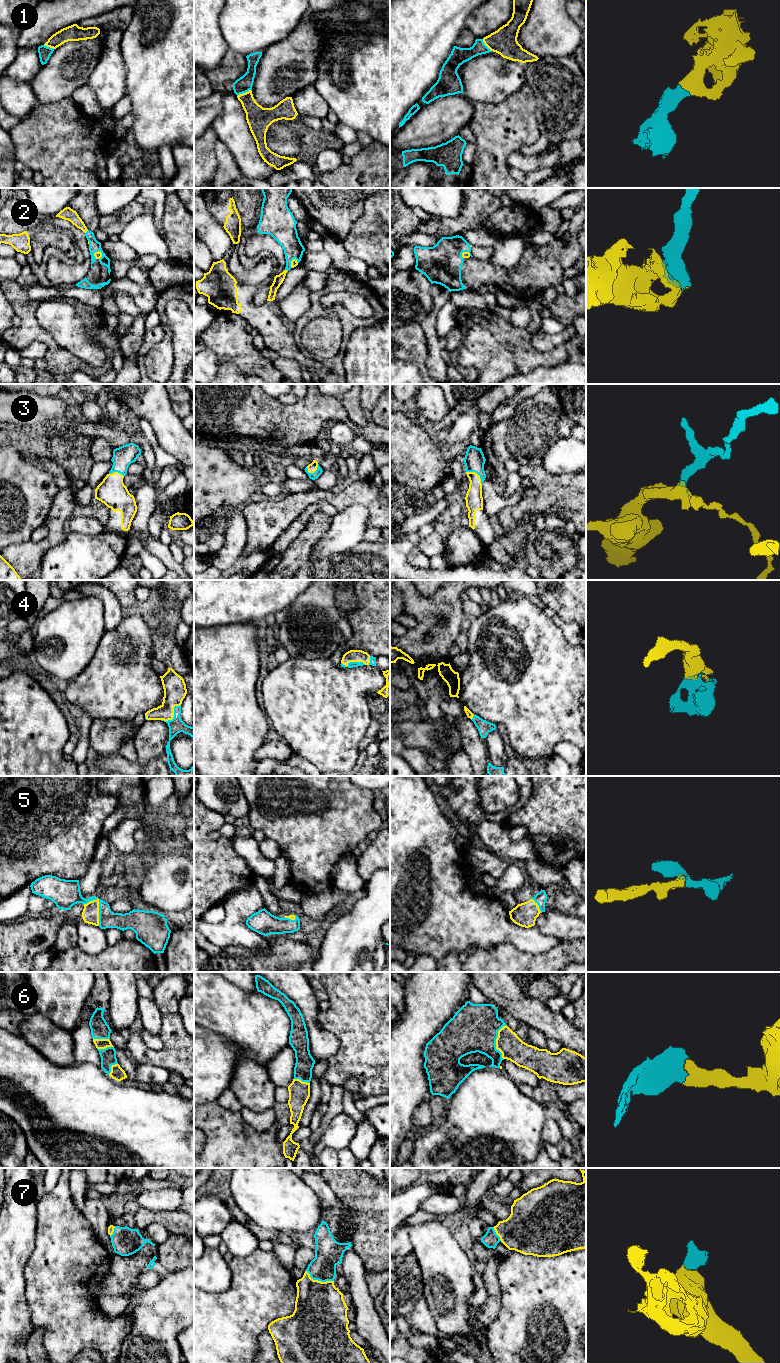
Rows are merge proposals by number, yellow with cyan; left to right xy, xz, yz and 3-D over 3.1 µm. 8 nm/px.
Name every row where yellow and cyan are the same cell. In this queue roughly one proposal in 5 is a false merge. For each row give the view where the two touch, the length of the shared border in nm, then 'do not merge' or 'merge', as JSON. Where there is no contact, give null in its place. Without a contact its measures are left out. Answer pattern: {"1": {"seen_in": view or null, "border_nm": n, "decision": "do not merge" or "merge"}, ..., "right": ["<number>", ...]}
{"1": {"seen_in": "xz", "border_nm": 130, "decision": "merge"}, "2": {"seen_in": "xy", "border_nm": 80, "decision": "merge"}, "3": {"seen_in": "yz", "border_nm": 170, "decision": "merge"}, "4": {"seen_in": "xy", "border_nm": 200, "decision": "merge"}, "5": {"seen_in": "xy", "border_nm": 220, "decision": "merge"}, "6": {"seen_in": "yz", "border_nm": 280, "decision": "merge"}, "7": {"seen_in": "xz", "border_nm": 240, "decision": "merge"}, "right": ["1", "2", "3", "4", "5", "6", "7"]}

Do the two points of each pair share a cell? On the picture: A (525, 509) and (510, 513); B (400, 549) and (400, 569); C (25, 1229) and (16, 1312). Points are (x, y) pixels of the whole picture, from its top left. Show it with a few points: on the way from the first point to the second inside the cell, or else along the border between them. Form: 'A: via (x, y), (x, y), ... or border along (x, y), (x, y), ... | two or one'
A: via (521, 512), (514, 513) | one
B: via (400, 554), (400, 564) | one
C: via (13, 1250), (13, 1291) | one

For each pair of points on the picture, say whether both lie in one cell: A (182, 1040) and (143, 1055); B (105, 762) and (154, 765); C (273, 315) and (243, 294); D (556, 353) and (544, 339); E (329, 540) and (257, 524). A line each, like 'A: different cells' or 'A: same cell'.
A: same cell
B: same cell
C: same cell
D: different cells
E: different cells

